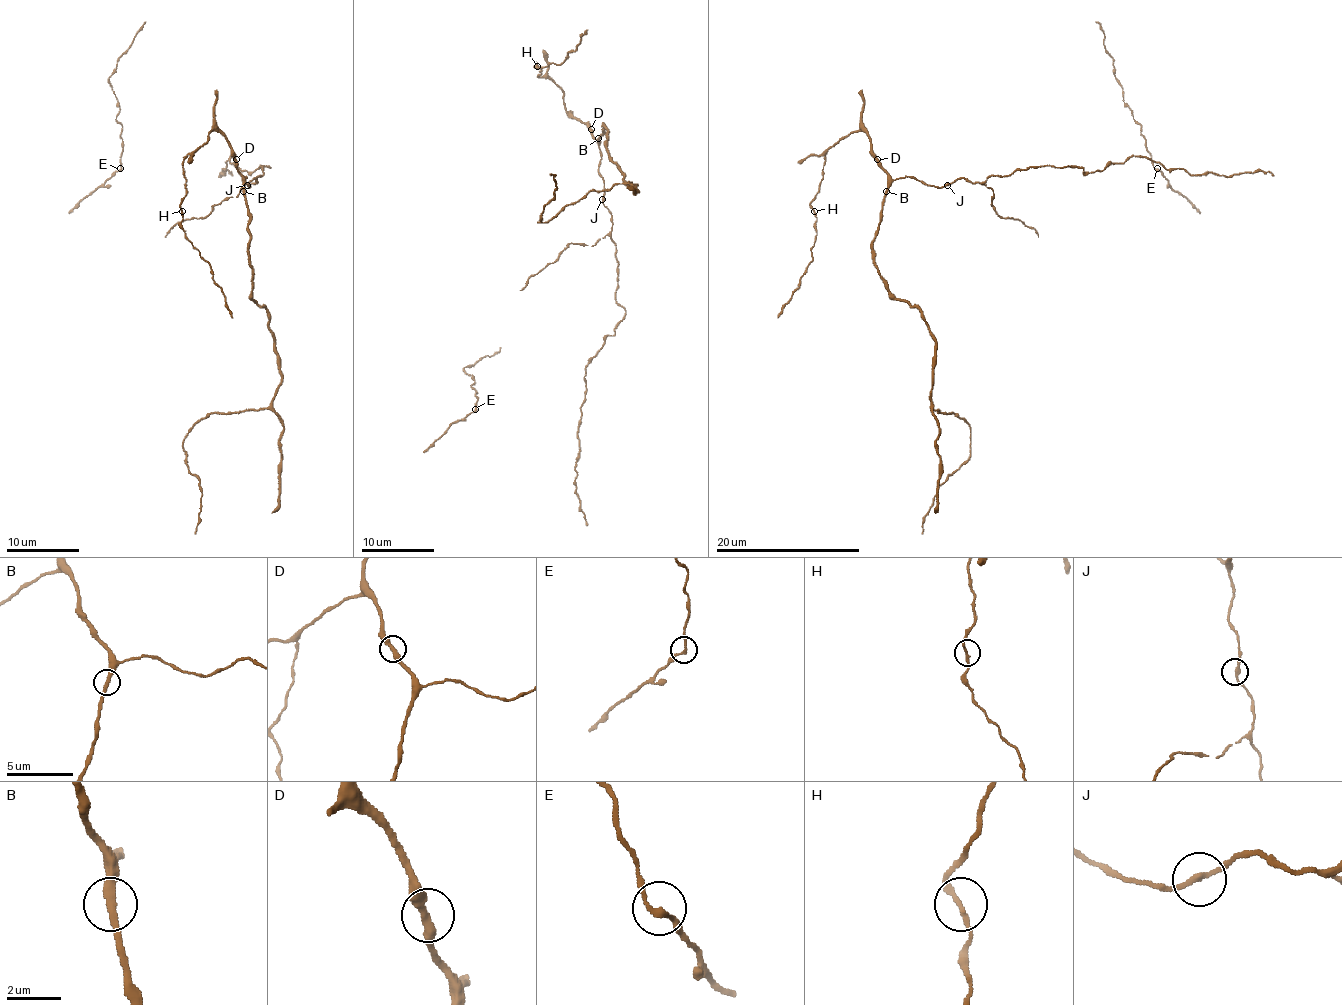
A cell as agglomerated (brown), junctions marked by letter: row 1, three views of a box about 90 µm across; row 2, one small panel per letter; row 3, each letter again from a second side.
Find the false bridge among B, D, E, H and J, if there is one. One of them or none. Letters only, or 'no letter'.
no letter

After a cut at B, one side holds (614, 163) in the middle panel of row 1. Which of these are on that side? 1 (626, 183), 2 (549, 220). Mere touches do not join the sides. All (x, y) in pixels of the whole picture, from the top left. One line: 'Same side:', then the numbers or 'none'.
Same side: 1, 2

